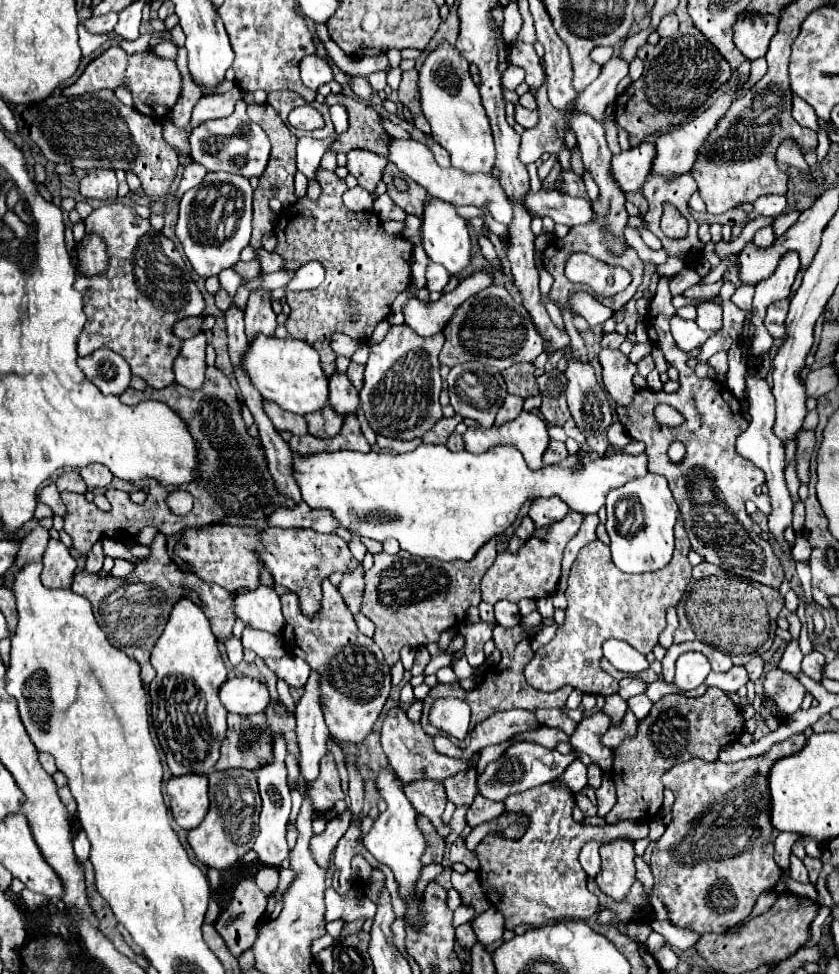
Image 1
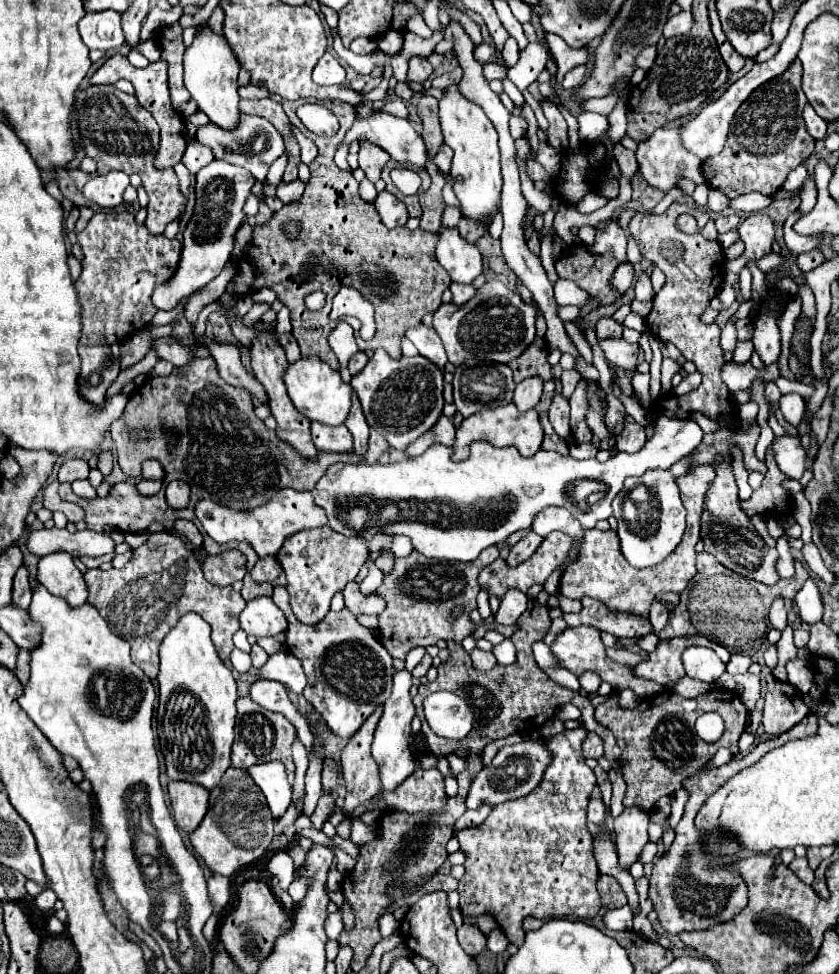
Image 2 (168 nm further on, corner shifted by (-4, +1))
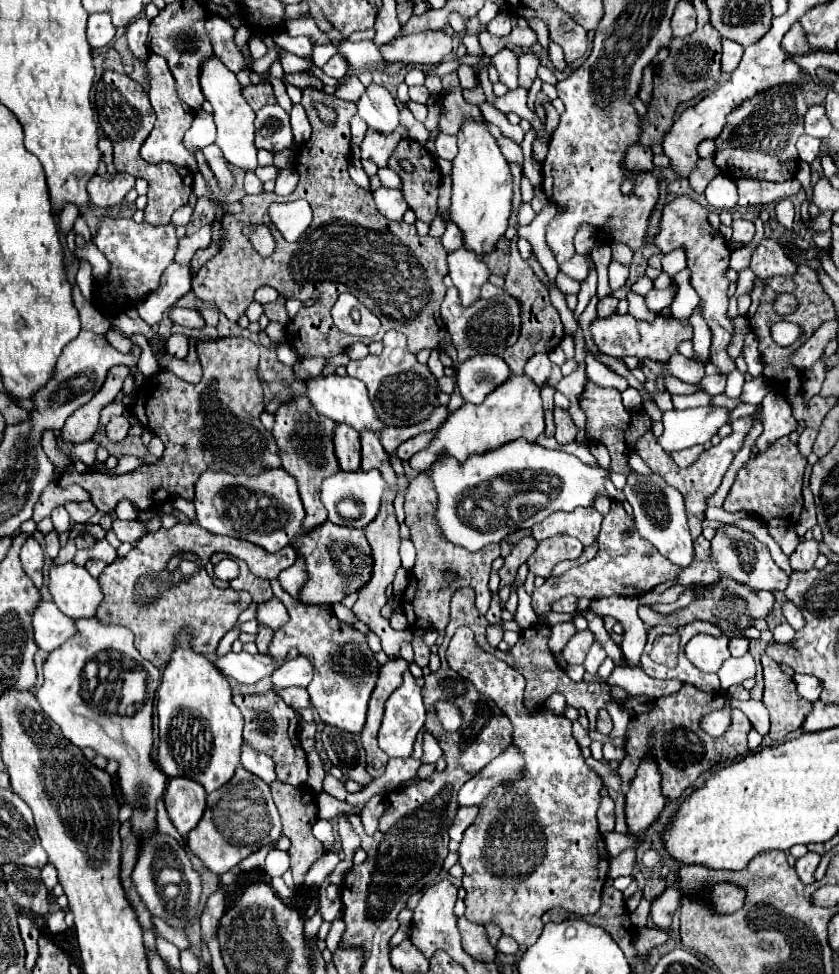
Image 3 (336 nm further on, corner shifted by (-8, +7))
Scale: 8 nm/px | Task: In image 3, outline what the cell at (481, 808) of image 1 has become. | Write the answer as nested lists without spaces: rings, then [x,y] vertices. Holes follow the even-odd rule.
[[[464,806],[464,808],[458,808],[456,818],[454,818],[454,822],[452,822],[450,830],[448,830],[448,834],[450,834],[452,840],[456,840],[456,842],[462,840],[464,830],[466,830],[466,828],[474,822],[474,818],[476,818],[476,810],[478,810],[478,806]]]

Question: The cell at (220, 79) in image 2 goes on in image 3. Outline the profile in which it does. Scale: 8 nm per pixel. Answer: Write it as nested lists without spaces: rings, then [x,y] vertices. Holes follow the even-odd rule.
[[[214,56],[208,62],[204,62],[200,86],[204,90],[206,100],[210,100],[214,106],[214,122],[216,122],[216,130],[218,130],[214,144],[222,150],[228,164],[232,164],[244,172],[256,170],[258,162],[256,162],[256,146],[254,146],[254,110],[248,106],[248,102],[244,102],[242,86],[238,84],[236,74],[230,72],[220,62],[220,58]]]

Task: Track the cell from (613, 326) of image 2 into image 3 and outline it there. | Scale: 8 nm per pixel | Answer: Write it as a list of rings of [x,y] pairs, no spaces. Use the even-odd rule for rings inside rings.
[[[612,294],[606,296],[606,298],[600,298],[600,302],[598,302],[598,306],[596,306],[598,318],[604,318],[604,316],[608,316],[608,314],[614,314],[614,312],[616,312],[616,304],[618,304],[618,300],[616,300]]]

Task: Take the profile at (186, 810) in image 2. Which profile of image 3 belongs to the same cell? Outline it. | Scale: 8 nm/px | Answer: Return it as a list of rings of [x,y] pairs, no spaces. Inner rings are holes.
[[[170,778],[166,786],[166,810],[176,830],[186,836],[202,818],[206,792],[198,782],[188,778]]]

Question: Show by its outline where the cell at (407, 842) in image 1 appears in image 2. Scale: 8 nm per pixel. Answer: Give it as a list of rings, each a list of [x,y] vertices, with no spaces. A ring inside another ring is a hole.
[[[402,670],[402,672],[396,672],[394,674],[394,688],[392,688],[392,696],[386,700],[384,704],[384,714],[376,726],[376,732],[374,732],[374,742],[372,742],[372,756],[374,760],[378,762],[380,766],[380,786],[382,786],[382,792],[384,790],[396,790],[402,780],[406,780],[416,764],[412,760],[412,754],[410,754],[410,720],[414,716],[414,704],[412,704],[412,698],[410,698],[410,686],[412,686],[412,676],[408,670]]]

